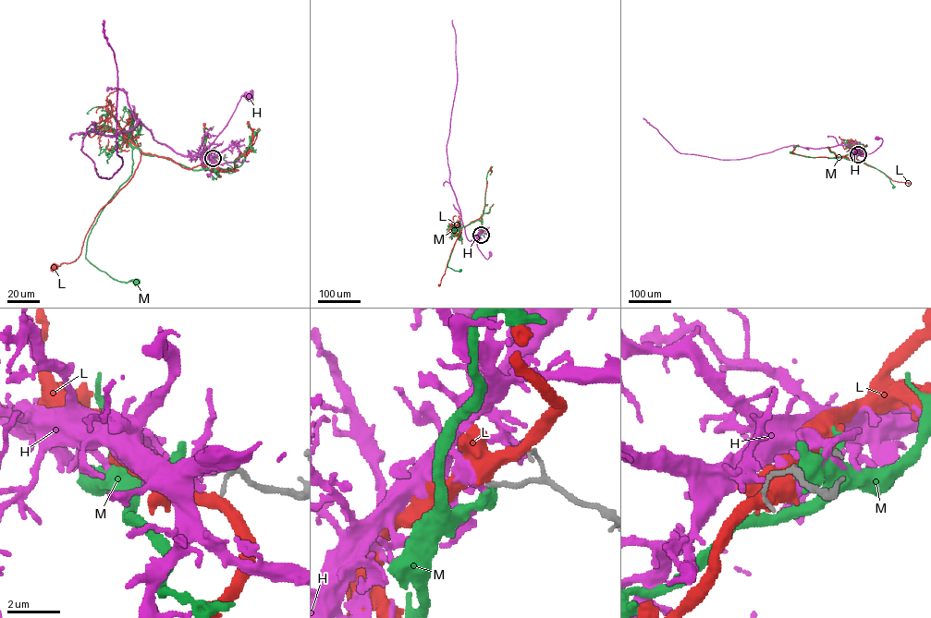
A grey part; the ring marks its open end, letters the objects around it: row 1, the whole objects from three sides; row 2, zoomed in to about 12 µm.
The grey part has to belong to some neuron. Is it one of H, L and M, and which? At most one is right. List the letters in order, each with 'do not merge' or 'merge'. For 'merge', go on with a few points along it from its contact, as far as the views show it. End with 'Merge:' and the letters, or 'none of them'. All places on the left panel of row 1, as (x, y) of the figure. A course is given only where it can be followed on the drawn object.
H: merge; course (213, 158), (201, 155), (191, 157), (196, 159), (213, 143), (228, 121), (240, 97), (250, 97)
L: do not merge
M: do not merge
Merge: H

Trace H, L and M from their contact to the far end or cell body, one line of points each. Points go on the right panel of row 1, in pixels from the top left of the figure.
H: (858, 154), (875, 151), (882, 140), (878, 139)
L: (858, 154), (851, 159), (842, 156), (851, 151), (857, 160), (893, 180), (908, 183)
M: (858, 154), (851, 159), (843, 157), (851, 151), (859, 160), (883, 173), (893, 187)

